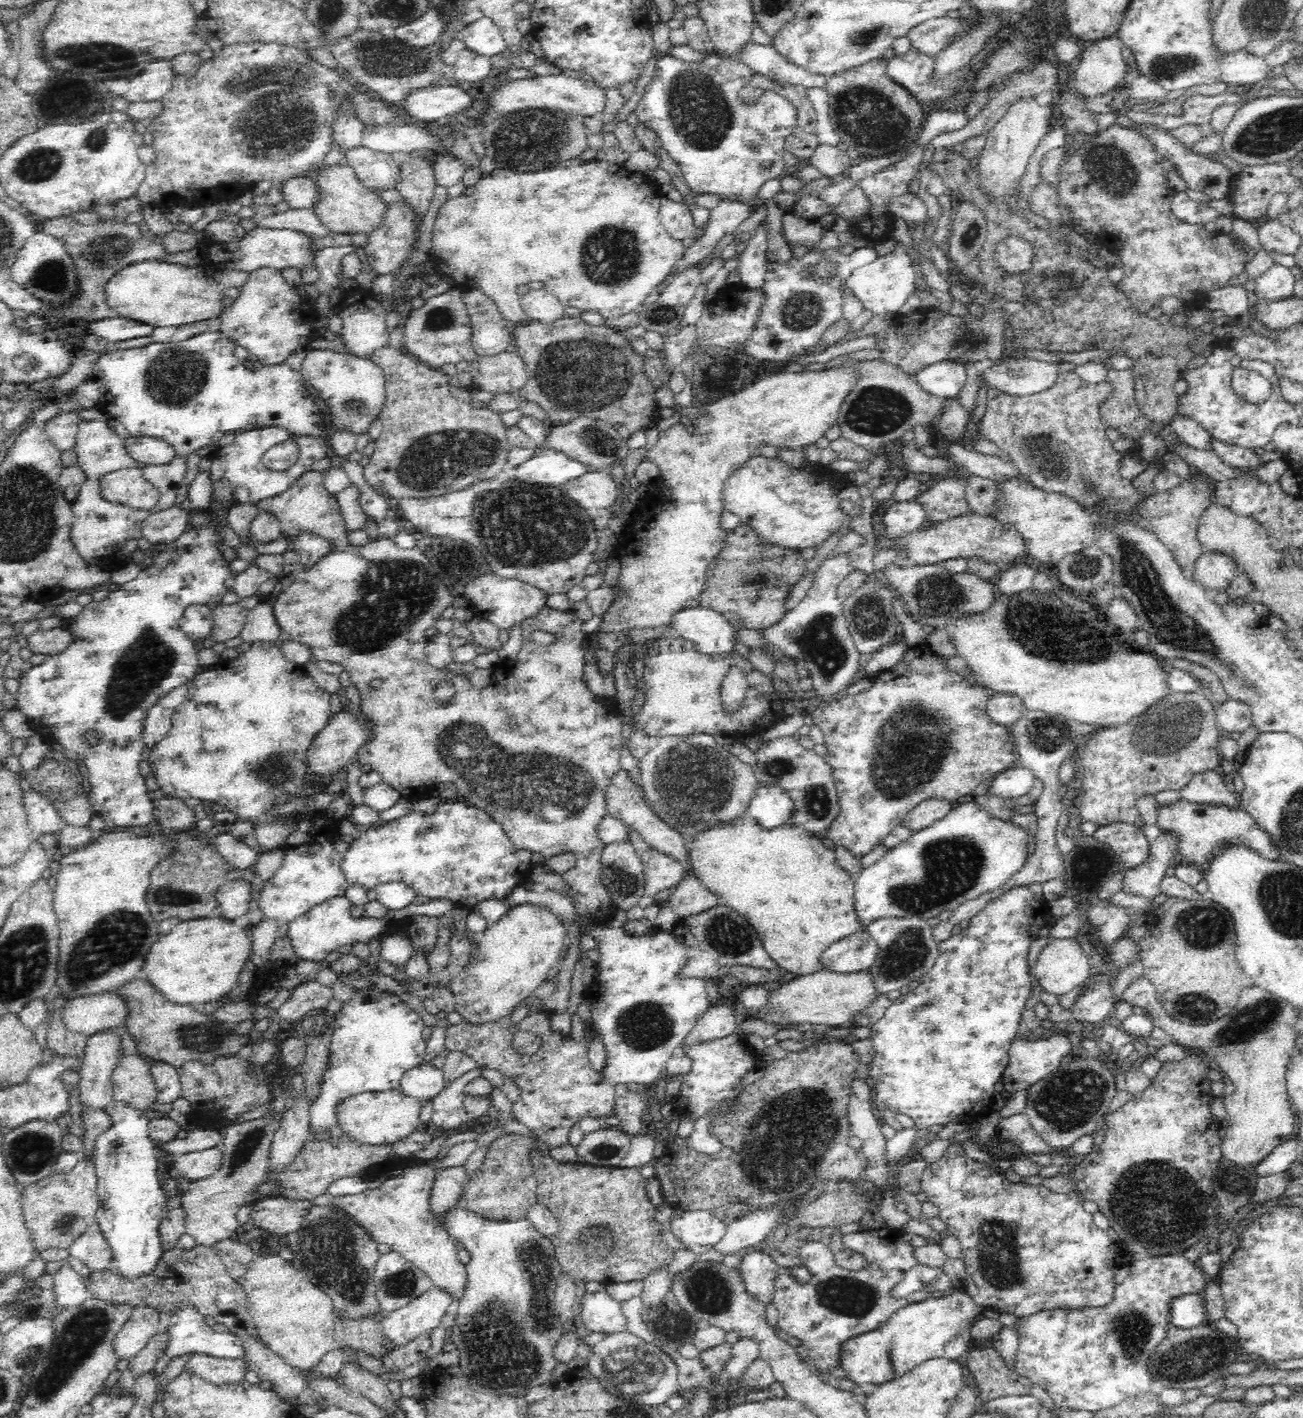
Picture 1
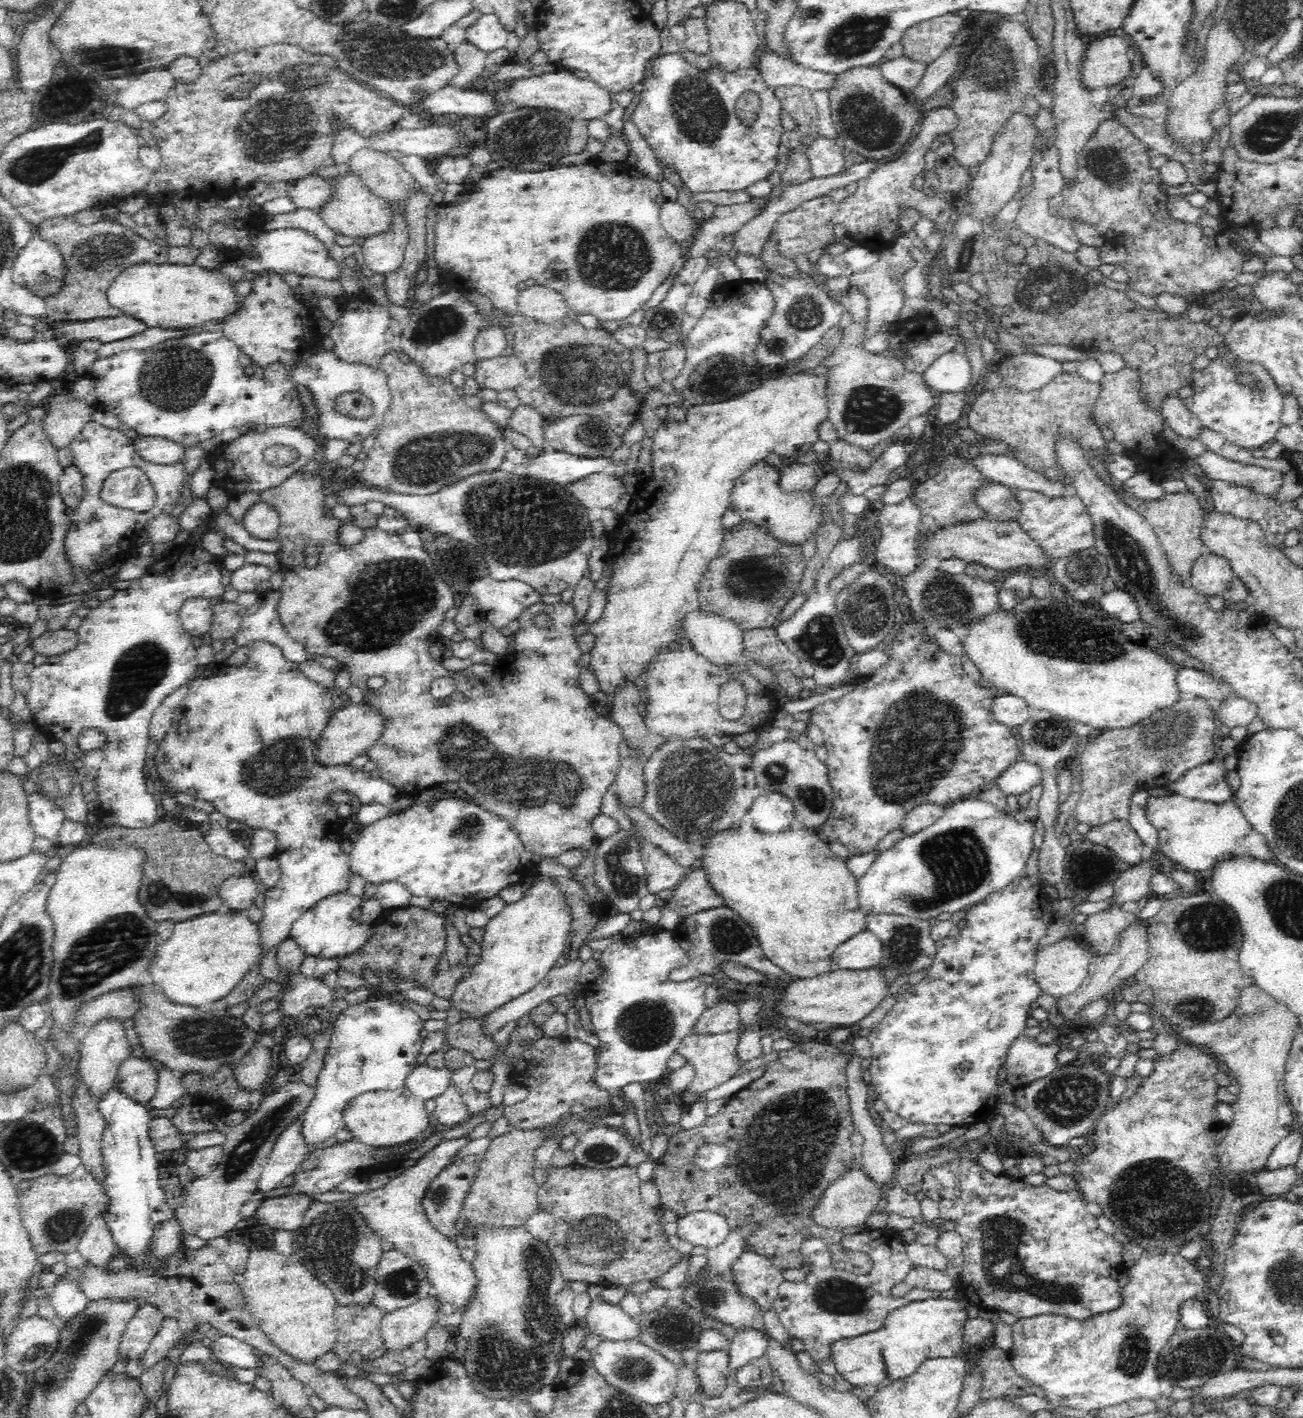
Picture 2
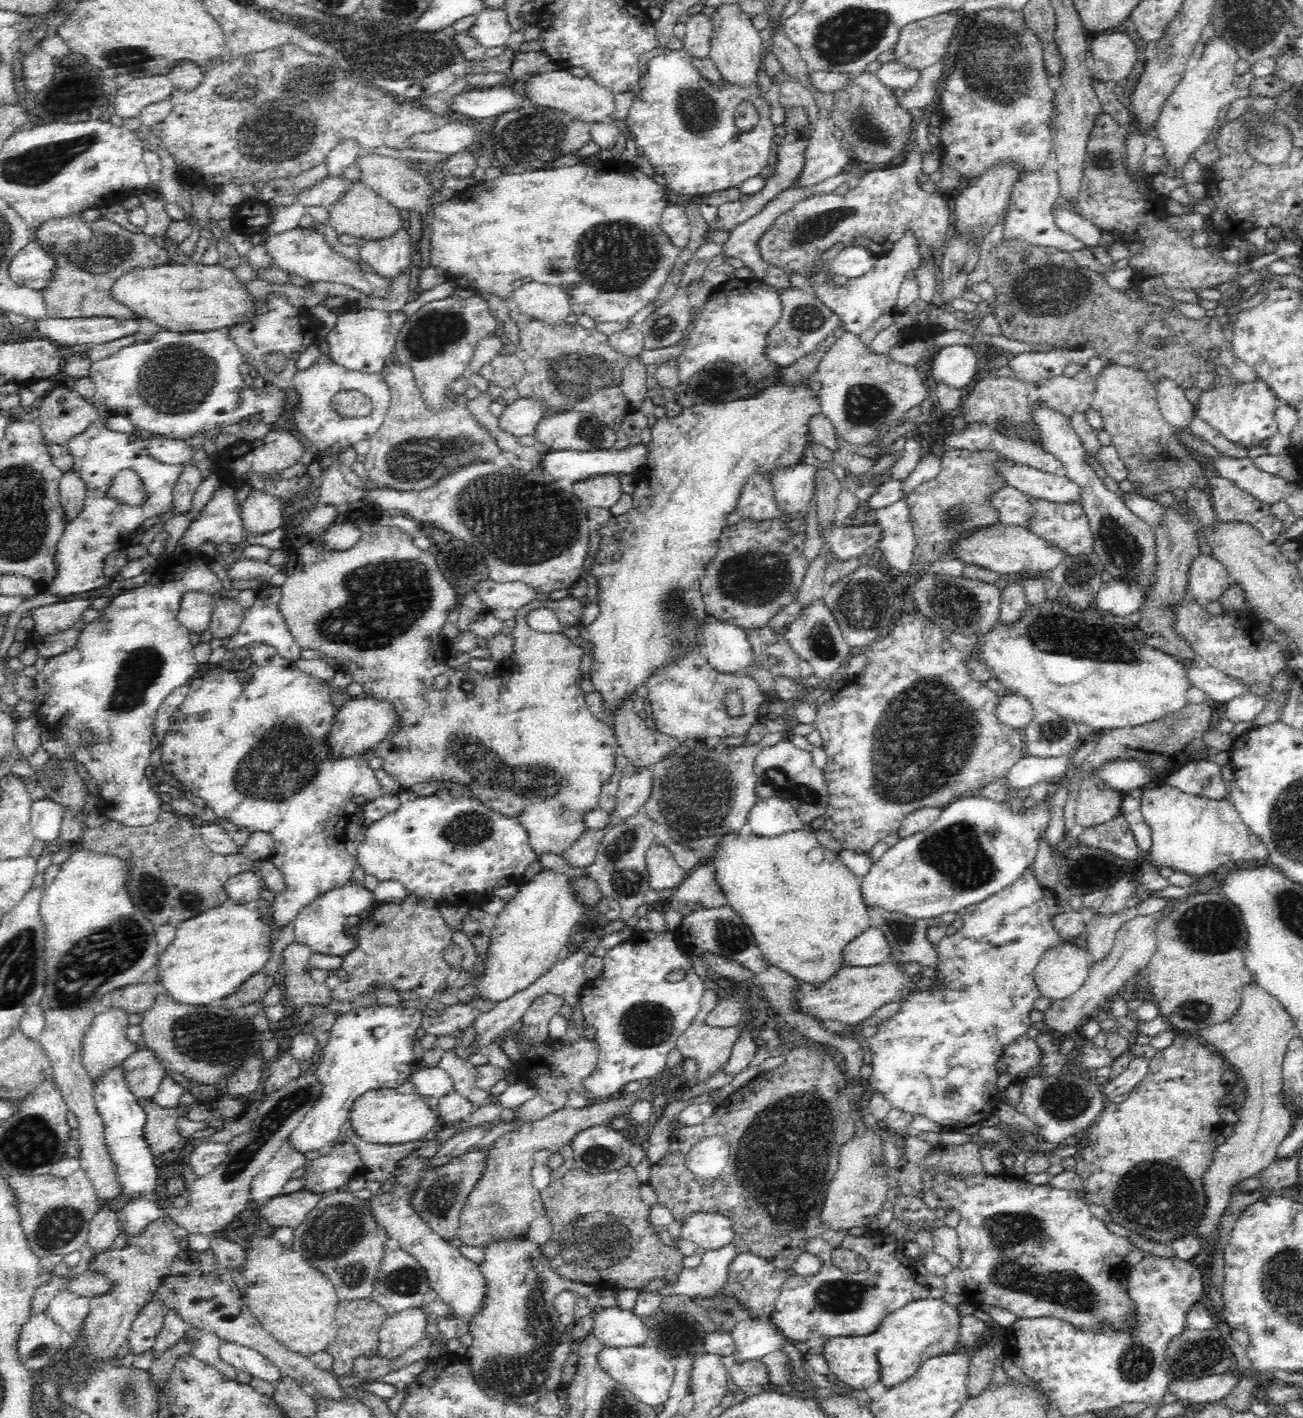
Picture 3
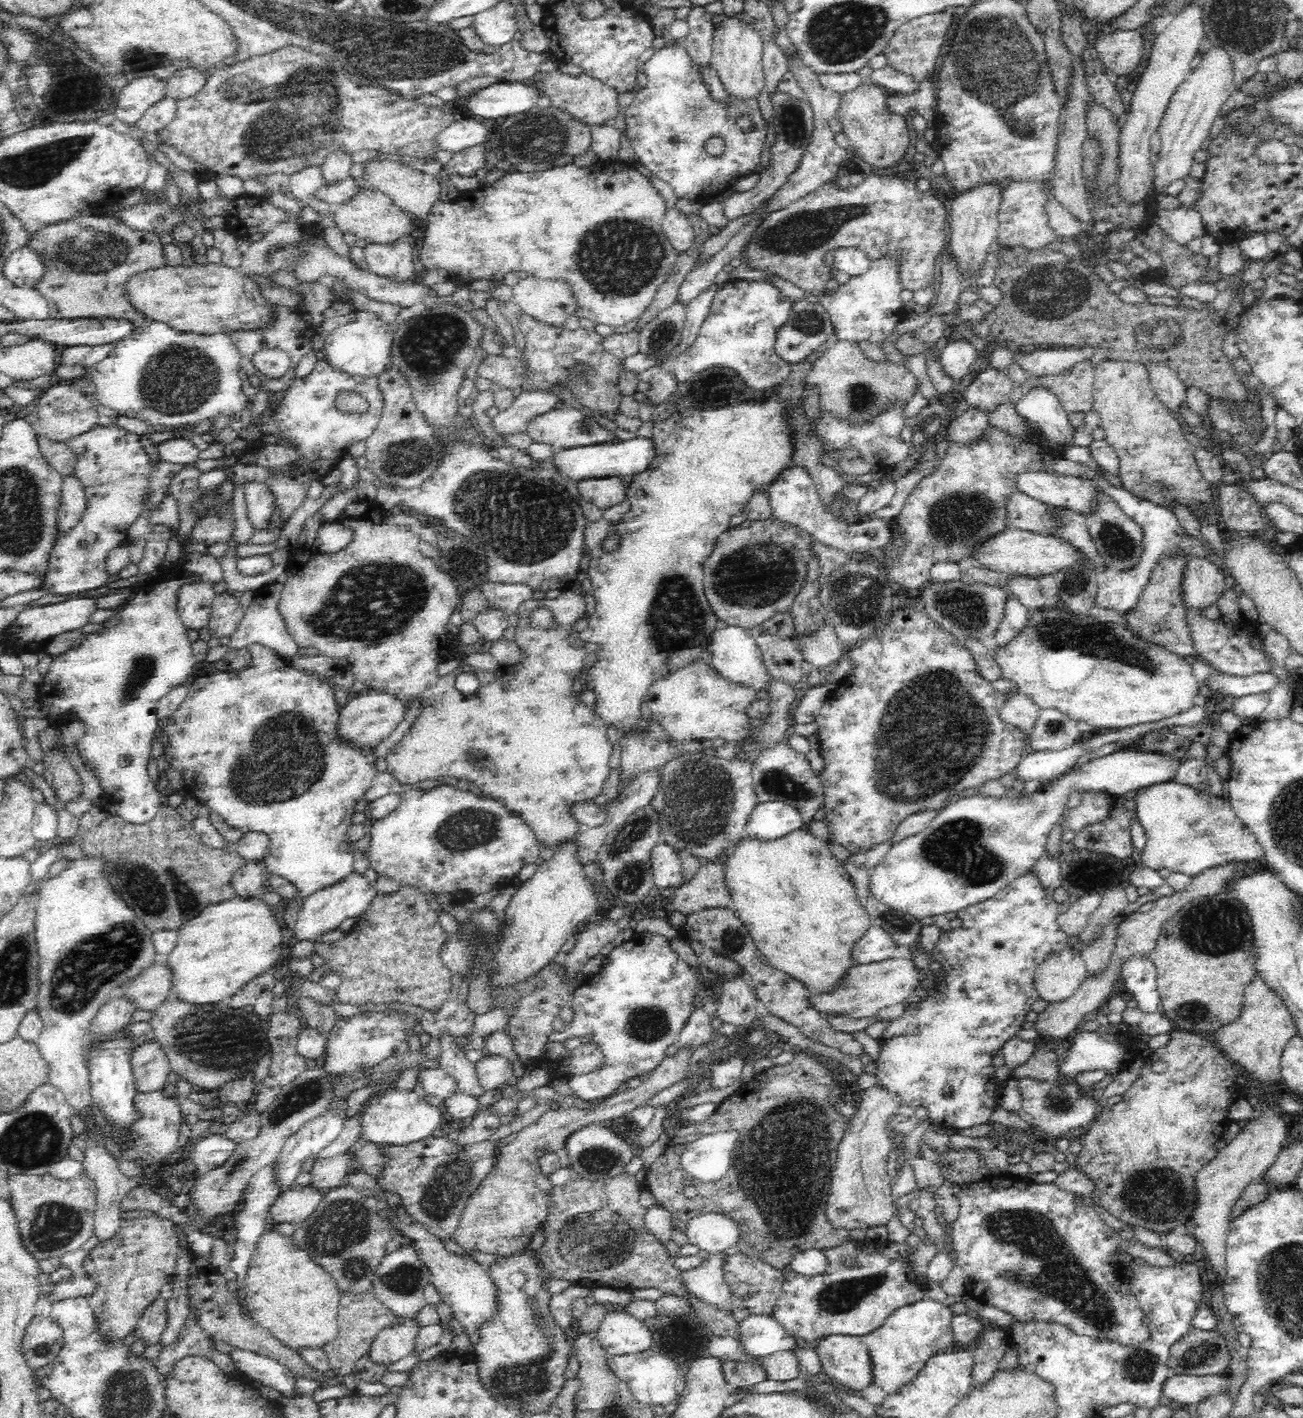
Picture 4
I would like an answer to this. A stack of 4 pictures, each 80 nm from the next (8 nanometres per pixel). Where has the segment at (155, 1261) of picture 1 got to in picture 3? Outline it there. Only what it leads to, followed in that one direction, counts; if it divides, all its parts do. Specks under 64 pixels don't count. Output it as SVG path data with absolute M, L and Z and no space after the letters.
M121 1064L102 1083L95 1086L97 1111L105 1122L104 1140L106 1151L110 1155L115 1173L115 1182L119 1184L119 1196L123 1196L123 1204L116 1211L115 1224L123 1240L142 1236L148 1226L156 1220L170 1220L168 1211L158 1203L158 1168L155 1155L144 1137L146 1111L138 1099L130 1093Z

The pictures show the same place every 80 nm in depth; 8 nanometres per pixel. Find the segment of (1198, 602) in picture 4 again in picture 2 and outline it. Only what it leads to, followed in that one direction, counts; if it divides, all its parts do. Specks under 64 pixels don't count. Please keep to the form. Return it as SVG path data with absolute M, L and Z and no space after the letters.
M1205 551L1194 562L1189 583L1208 597L1222 596L1235 577L1226 558Z

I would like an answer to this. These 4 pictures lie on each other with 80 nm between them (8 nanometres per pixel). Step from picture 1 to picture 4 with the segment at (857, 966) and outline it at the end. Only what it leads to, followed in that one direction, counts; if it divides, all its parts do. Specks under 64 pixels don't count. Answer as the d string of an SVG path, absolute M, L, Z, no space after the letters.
M872 925L850 949L849 955L854 965L869 965L882 962L888 958L896 958L896 944L892 937L879 926Z

